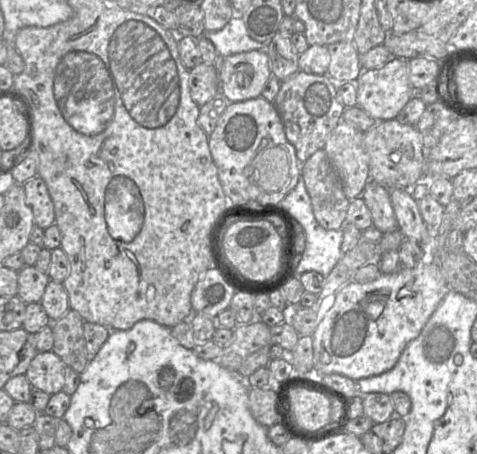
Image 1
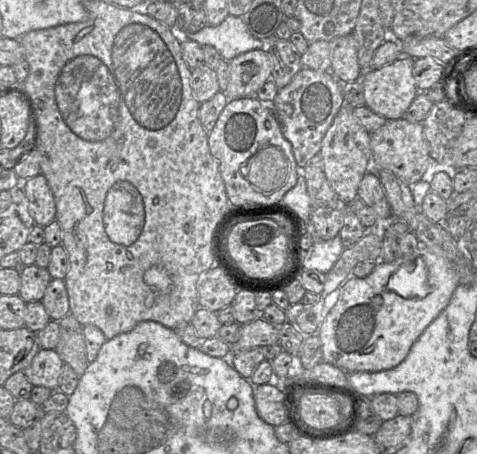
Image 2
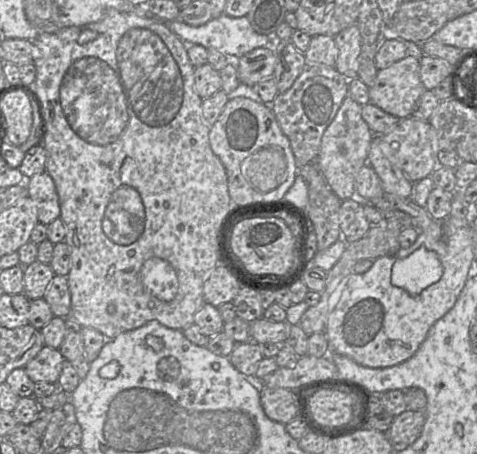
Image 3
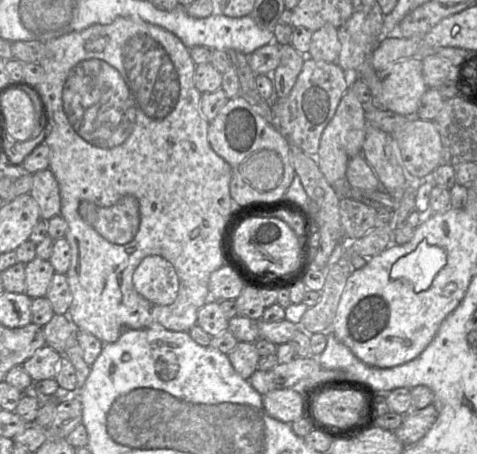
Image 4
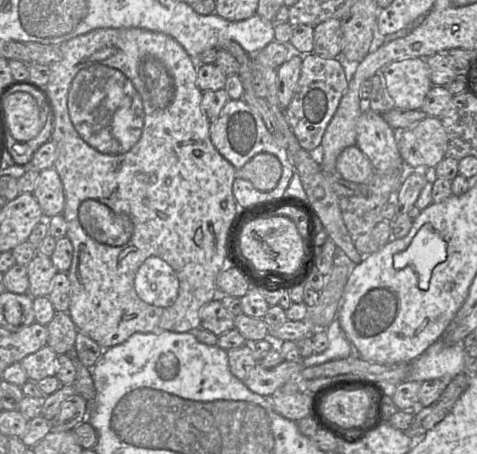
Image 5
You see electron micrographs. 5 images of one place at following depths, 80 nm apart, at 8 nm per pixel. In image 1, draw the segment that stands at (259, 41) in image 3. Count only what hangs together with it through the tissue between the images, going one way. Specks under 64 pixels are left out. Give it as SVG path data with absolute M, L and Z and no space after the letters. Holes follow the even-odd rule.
M240 15L234 17L220 30L216 32L206 32L202 37L206 37L216 48L222 57L234 54L259 51L267 53L267 45L252 39Z

